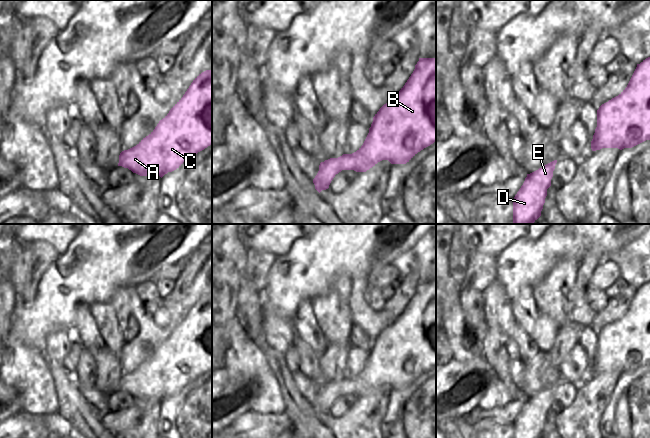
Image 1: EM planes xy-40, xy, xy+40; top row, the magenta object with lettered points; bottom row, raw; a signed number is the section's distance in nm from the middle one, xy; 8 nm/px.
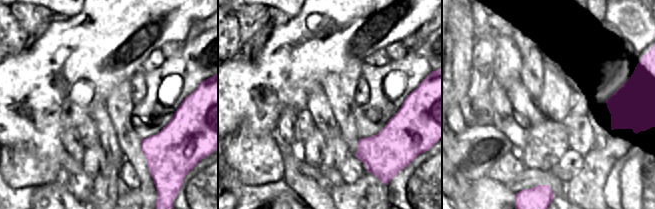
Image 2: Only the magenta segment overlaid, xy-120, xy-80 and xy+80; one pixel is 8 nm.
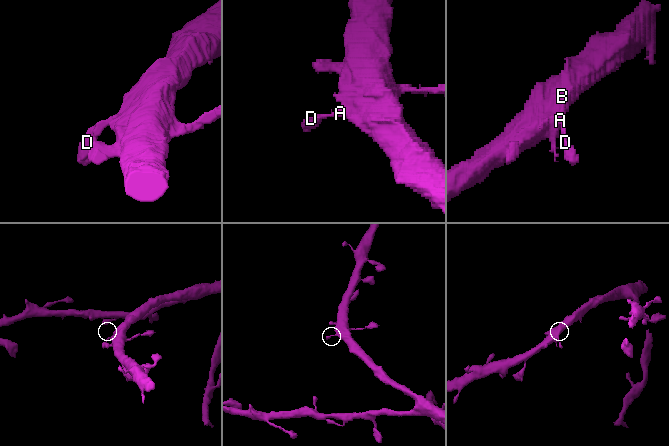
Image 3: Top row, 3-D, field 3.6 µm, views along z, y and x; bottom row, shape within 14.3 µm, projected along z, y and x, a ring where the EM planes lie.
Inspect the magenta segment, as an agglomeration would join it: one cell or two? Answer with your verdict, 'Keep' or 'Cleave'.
Keep

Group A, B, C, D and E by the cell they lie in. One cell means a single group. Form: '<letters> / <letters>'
A B C D E

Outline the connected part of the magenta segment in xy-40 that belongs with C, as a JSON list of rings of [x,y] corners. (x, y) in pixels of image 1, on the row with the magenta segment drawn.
[[[206,70],[148,136],[120,153],[118,166],[140,176],[162,178],[210,145],[212,70]]]

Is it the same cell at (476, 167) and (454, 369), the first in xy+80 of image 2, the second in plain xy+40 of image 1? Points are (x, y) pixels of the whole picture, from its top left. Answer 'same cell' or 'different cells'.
same cell

